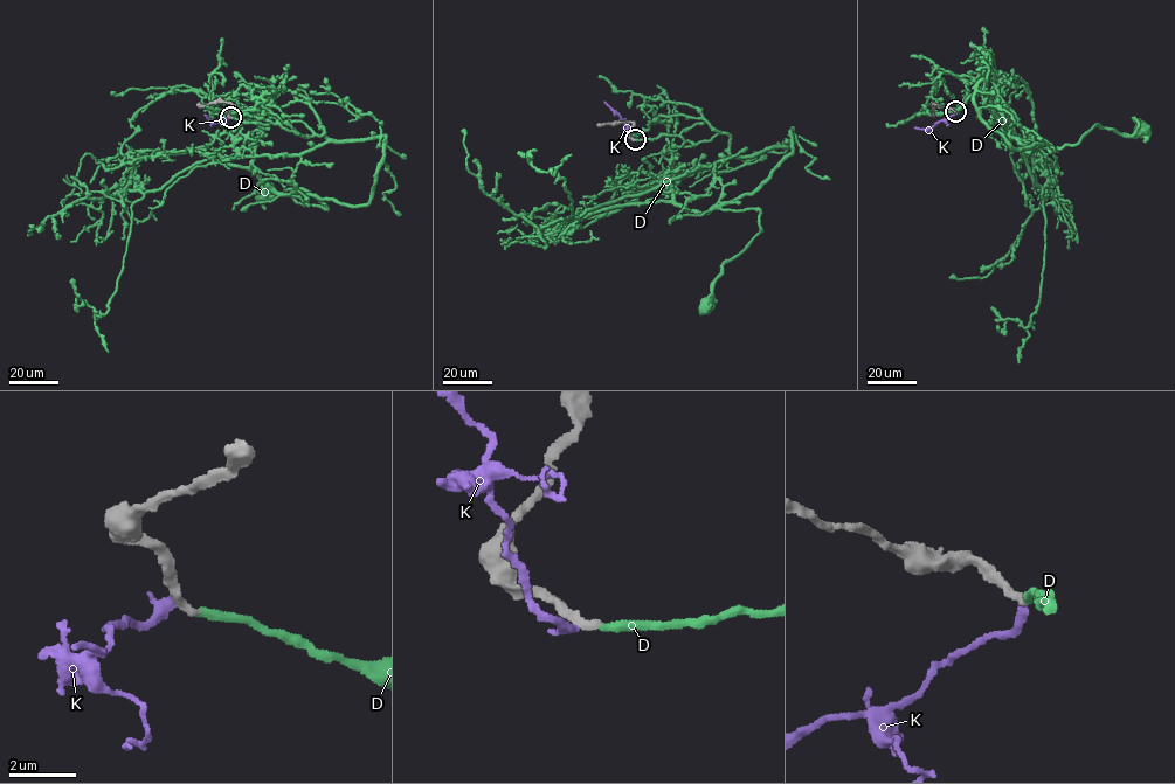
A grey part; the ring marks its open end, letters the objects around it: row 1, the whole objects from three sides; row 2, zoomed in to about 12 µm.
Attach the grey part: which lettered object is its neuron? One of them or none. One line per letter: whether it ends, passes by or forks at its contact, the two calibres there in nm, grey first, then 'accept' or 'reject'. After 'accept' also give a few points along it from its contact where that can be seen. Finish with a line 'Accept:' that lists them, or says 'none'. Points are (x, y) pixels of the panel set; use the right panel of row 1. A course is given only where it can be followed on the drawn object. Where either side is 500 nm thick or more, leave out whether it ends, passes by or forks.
D: it ends there; 280 nm thick on the grey side, 280 nm on the other; accept; it runs (955, 111), (967, 83), (989, 80), (1015, 119), (1055, 150), (1076, 145), (1096, 125), (1135, 137), (1141, 130)
K: it ends there; 360 nm thick on the grey side, 320 nm on the other; reject
Accept: D

